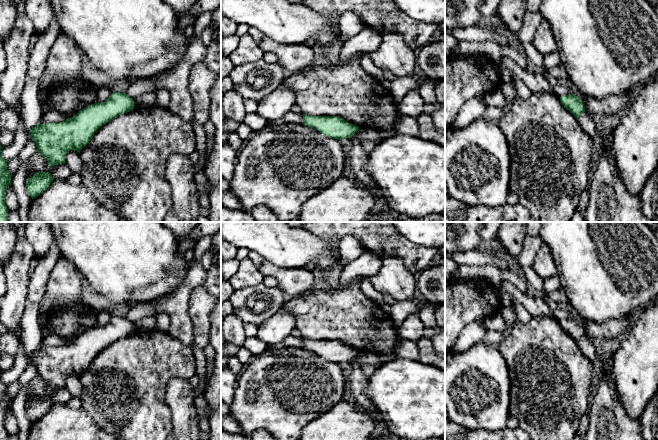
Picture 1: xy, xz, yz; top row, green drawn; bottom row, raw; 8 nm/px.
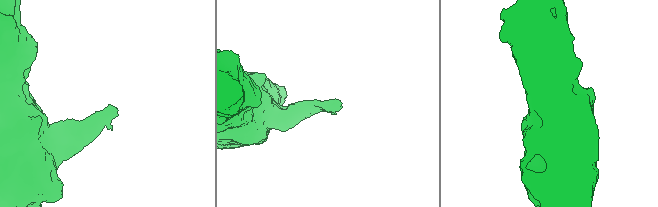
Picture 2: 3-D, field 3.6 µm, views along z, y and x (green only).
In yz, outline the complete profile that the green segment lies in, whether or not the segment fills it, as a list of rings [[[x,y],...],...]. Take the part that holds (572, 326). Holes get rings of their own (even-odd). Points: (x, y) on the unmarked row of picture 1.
[[[564,319],[560,321],[560,325],[577,343],[585,336],[583,326],[576,319]]]

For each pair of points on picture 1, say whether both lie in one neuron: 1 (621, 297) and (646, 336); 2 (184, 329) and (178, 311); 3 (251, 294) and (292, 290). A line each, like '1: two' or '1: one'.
1: two
2: one
3: two

